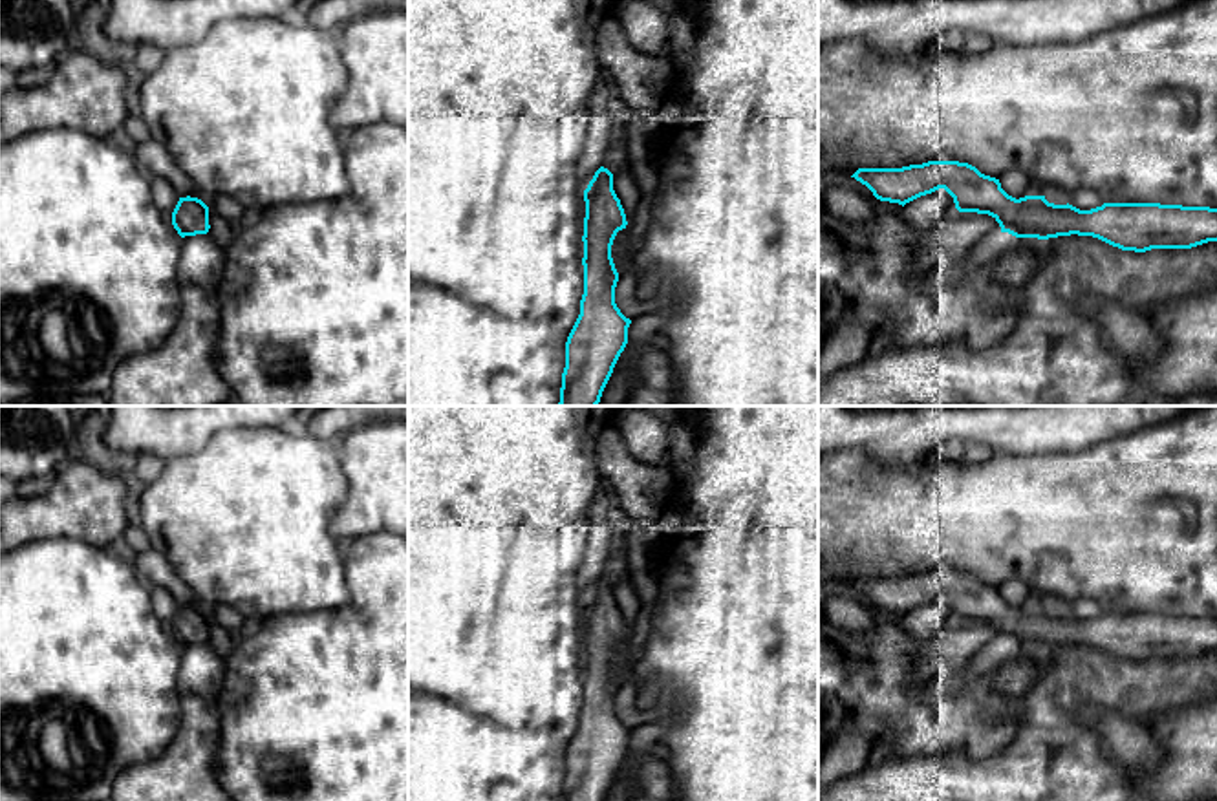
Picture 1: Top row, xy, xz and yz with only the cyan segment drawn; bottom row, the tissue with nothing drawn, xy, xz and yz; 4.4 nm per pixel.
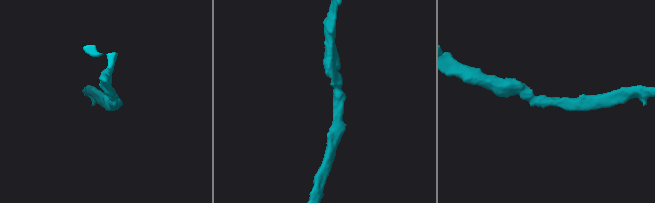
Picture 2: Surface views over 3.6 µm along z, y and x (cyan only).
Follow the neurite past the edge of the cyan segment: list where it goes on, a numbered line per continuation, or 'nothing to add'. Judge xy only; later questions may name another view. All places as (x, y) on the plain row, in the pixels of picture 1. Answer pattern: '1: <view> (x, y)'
nothing to add

